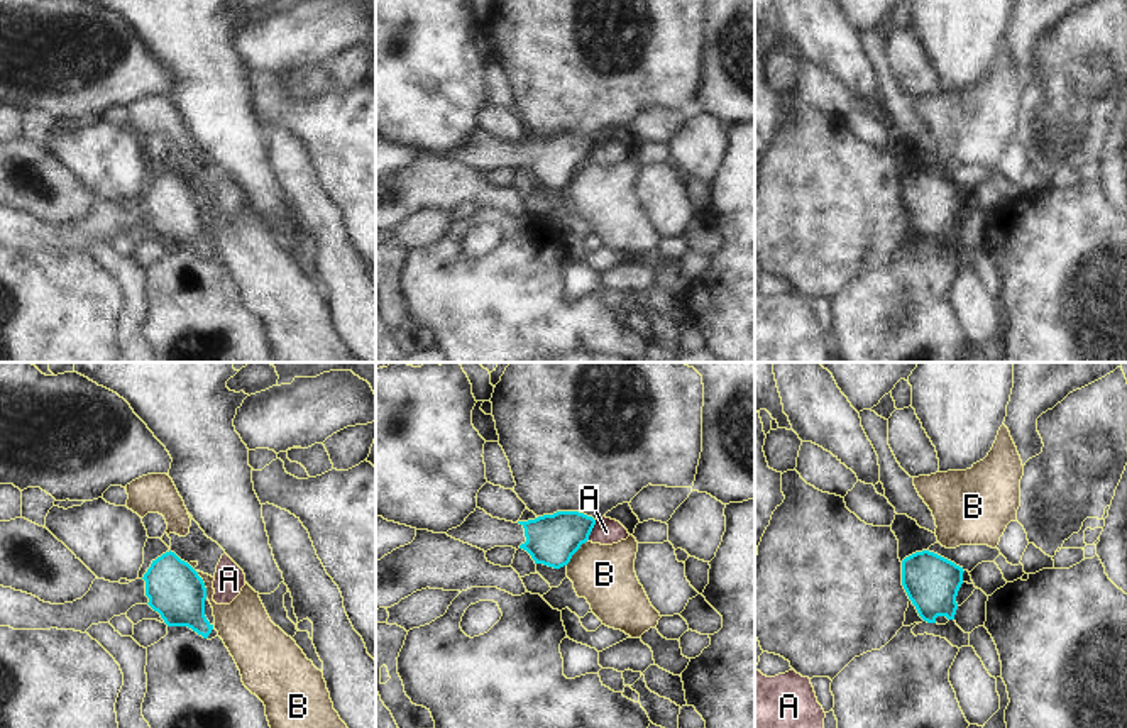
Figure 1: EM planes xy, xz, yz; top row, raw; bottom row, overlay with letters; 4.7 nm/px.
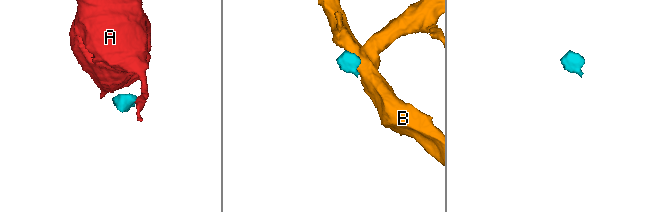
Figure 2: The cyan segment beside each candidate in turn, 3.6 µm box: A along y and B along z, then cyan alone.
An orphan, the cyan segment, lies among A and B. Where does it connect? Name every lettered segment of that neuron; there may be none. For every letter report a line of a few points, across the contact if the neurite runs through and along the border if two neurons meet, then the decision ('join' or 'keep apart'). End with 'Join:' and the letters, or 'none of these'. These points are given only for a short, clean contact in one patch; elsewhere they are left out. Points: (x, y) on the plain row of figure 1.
A: xz (596, 141), (588, 159) | keep apart
B: xy (188, 185), (202, 200), (207, 219) | keep apart
Join: none of these

